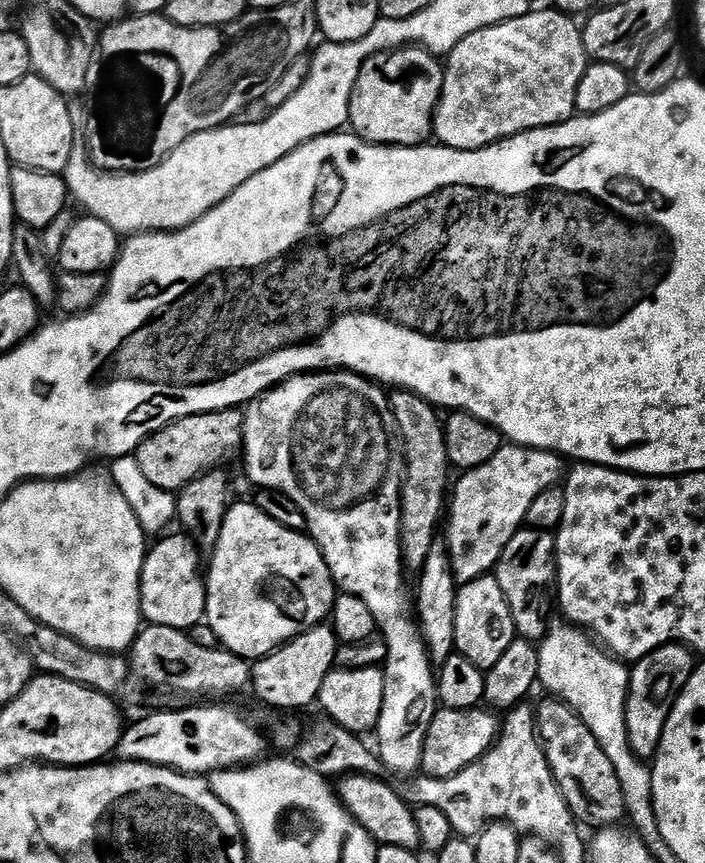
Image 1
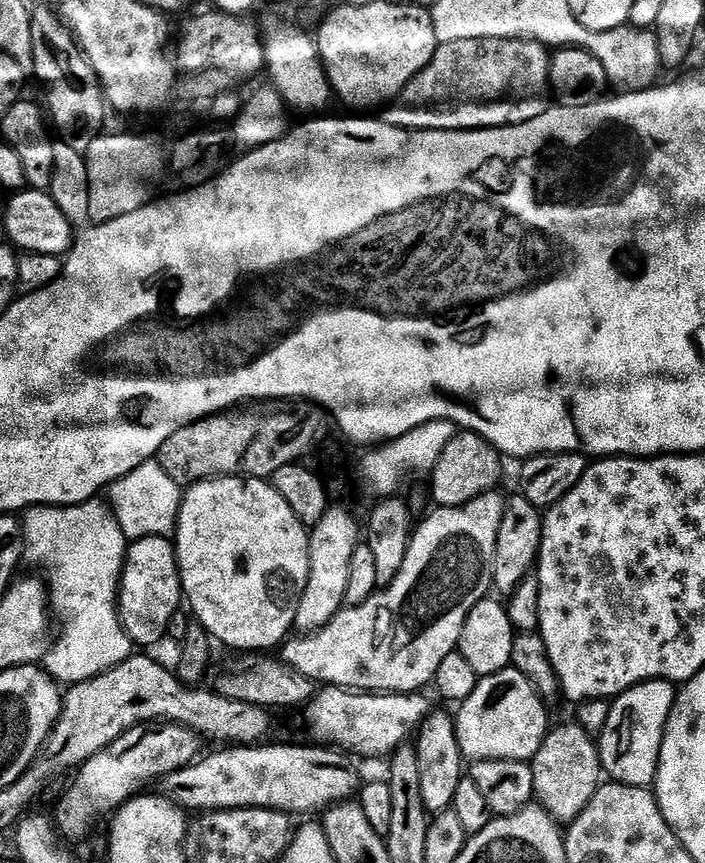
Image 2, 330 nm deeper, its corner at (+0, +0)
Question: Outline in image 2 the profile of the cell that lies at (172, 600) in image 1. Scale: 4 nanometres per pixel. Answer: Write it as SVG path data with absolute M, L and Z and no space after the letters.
M150 536L129 543L128 553L124 556L124 571L120 574L120 591L118 593L118 611L124 632L132 640L133 645L148 650L151 644L156 644L167 637L170 618L181 611L182 589L180 587L180 567L176 561L176 545L167 536Z

